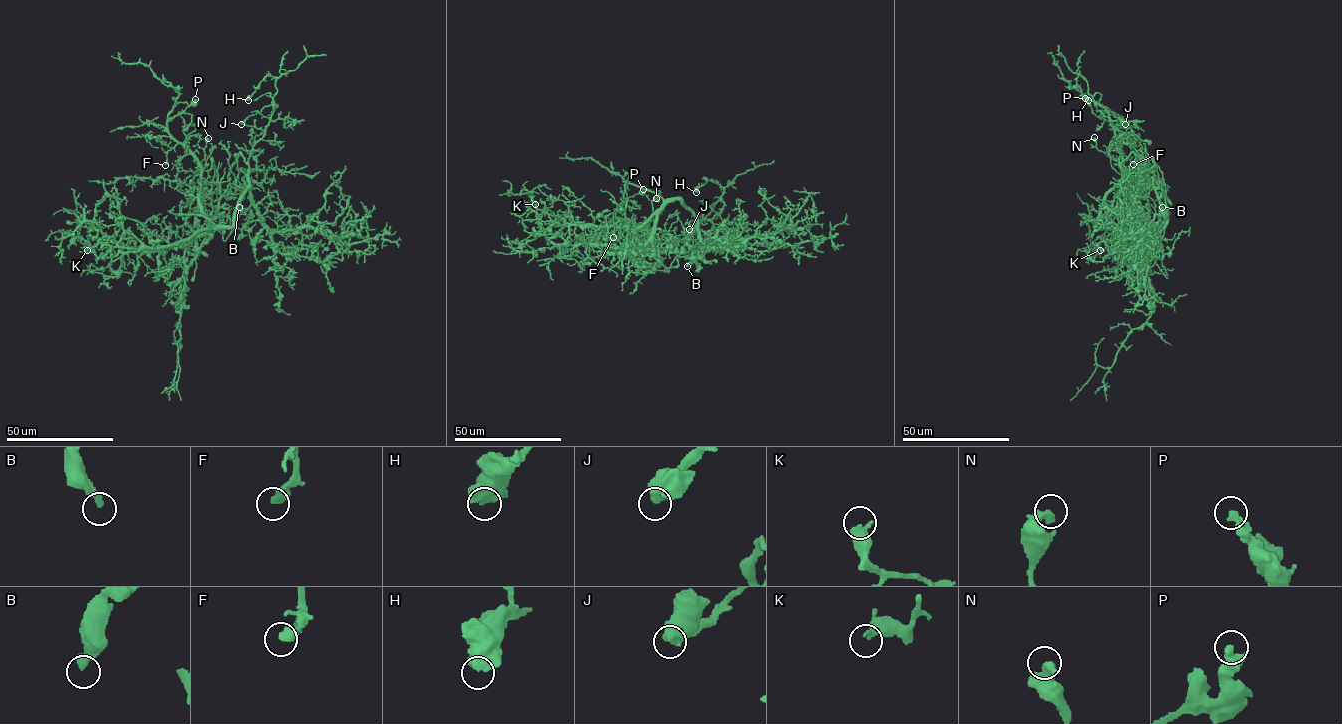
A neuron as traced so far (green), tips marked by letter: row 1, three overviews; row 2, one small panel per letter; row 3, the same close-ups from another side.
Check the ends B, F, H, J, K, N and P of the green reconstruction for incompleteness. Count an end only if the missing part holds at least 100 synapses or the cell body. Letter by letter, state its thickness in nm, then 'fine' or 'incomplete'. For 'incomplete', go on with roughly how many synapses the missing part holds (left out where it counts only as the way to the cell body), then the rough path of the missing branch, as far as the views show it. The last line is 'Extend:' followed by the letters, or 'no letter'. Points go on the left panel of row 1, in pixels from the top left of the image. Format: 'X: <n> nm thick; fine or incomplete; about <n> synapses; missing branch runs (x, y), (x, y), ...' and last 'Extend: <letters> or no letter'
B: 320 nm thick; fine
F: 420 nm thick; fine
H: 650 nm thick; fine
J: 600 nm thick; fine
K: 320 nm thick; fine
N: 460 nm thick; fine
P: 400 nm thick; fine
Extend: no letter

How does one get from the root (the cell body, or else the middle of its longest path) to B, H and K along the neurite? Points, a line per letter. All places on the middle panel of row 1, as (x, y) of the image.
B: (671, 200), (680, 200), (696, 218), (697, 228), (692, 234), (695, 255), (687, 266)
H: (671, 200), (678, 199), (692, 213), (696, 226), (722, 209), (725, 192), (711, 180), (696, 192)
K: (671, 200), (636, 228), (568, 224), (559, 216), (538, 209), (535, 204)

